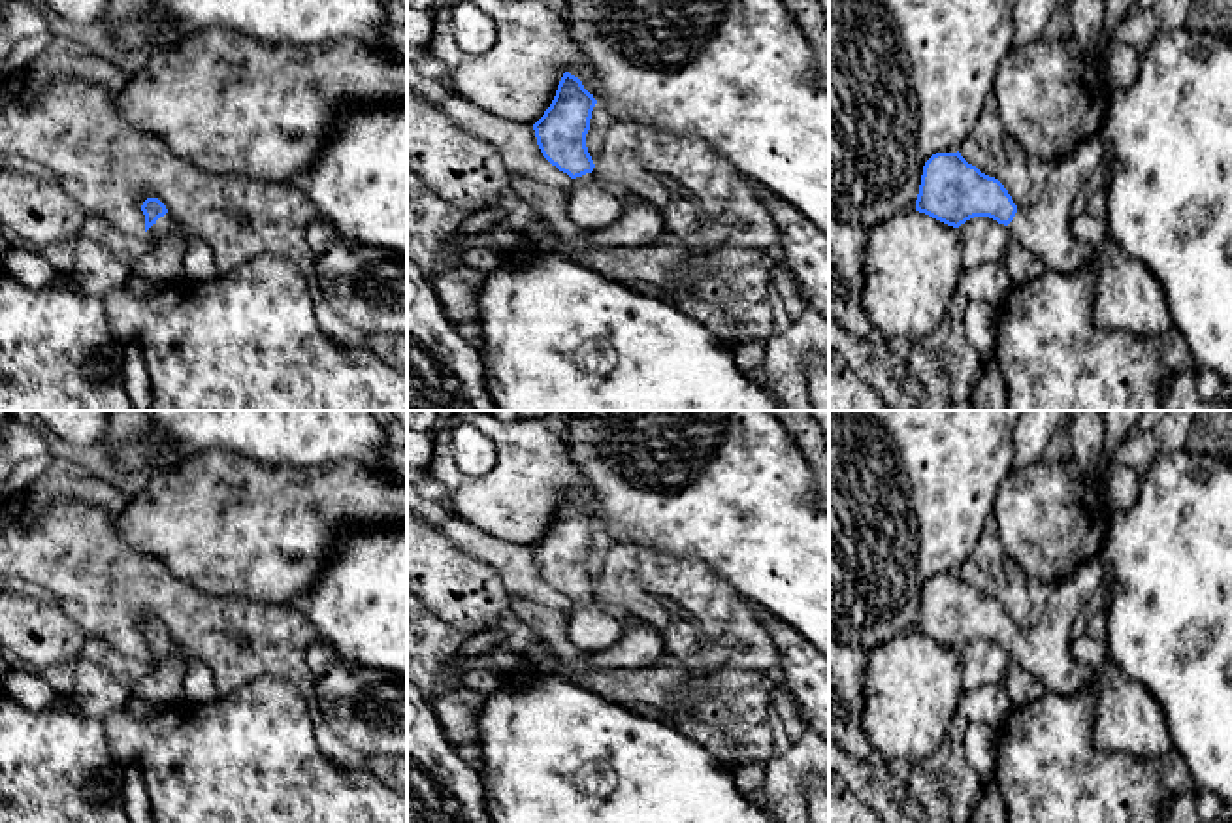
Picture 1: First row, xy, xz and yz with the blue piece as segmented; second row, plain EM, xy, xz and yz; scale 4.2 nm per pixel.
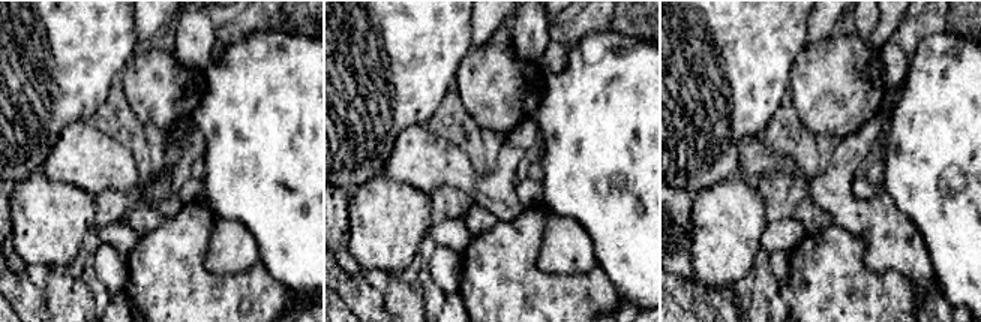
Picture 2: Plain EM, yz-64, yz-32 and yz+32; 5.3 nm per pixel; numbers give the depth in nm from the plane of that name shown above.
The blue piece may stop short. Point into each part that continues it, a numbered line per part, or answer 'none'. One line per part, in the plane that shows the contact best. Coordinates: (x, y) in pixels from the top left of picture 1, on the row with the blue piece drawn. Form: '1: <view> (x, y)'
1: xy (162, 228)

